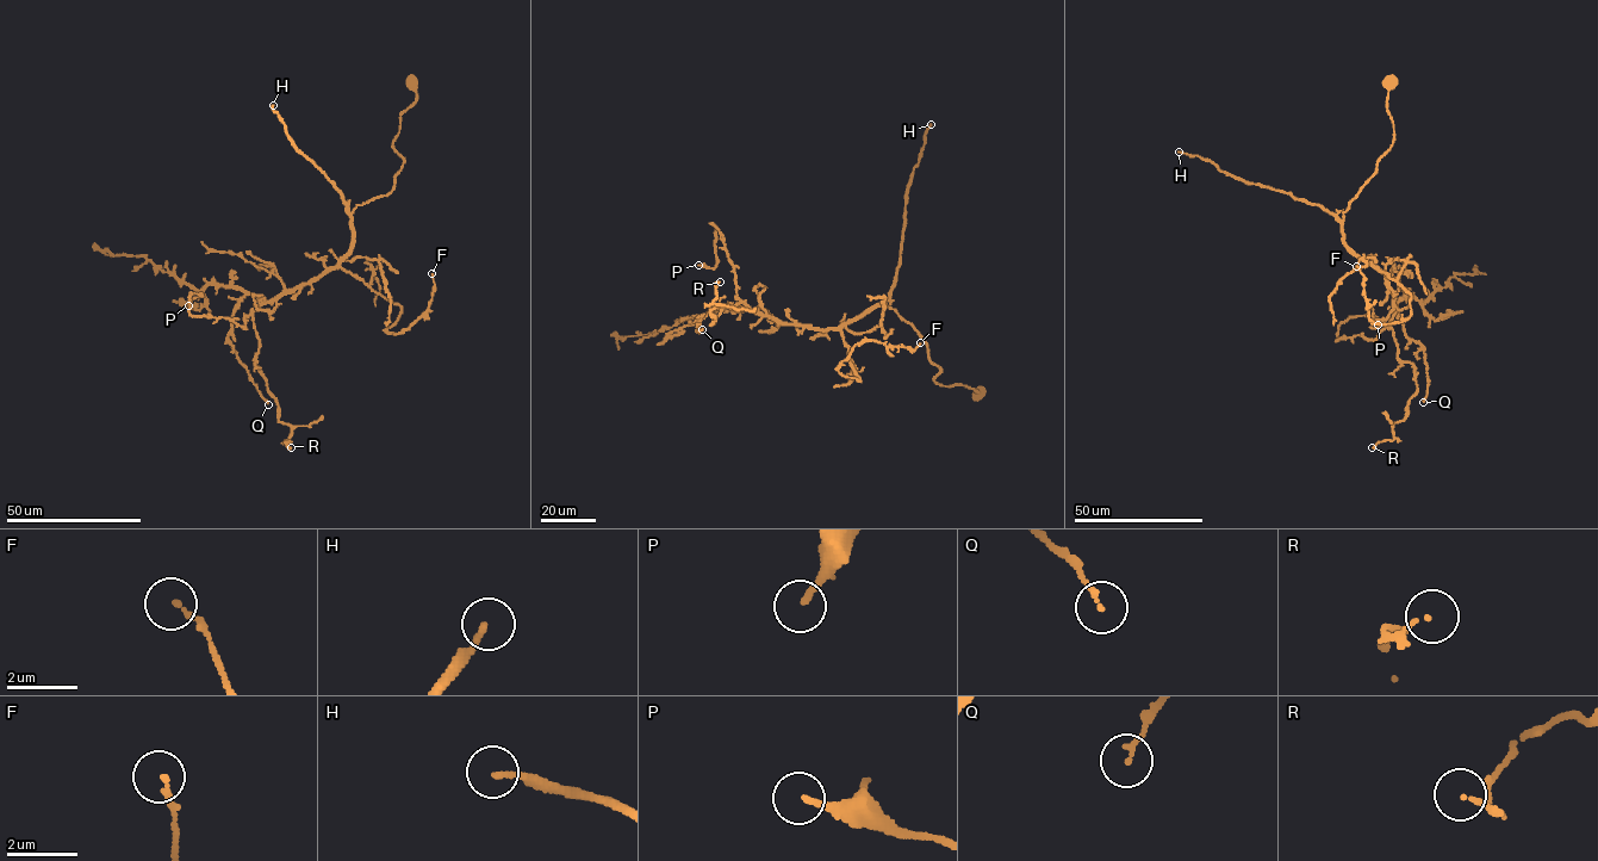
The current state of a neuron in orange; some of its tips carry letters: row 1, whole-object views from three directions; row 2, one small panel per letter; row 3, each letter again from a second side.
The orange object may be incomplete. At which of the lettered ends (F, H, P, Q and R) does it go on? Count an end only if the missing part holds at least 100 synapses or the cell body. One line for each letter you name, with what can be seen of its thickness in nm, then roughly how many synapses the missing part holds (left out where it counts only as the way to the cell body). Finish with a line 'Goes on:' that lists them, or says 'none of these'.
H: Thickness 140 nm. Roughly 350 synapses
Goes on: H

